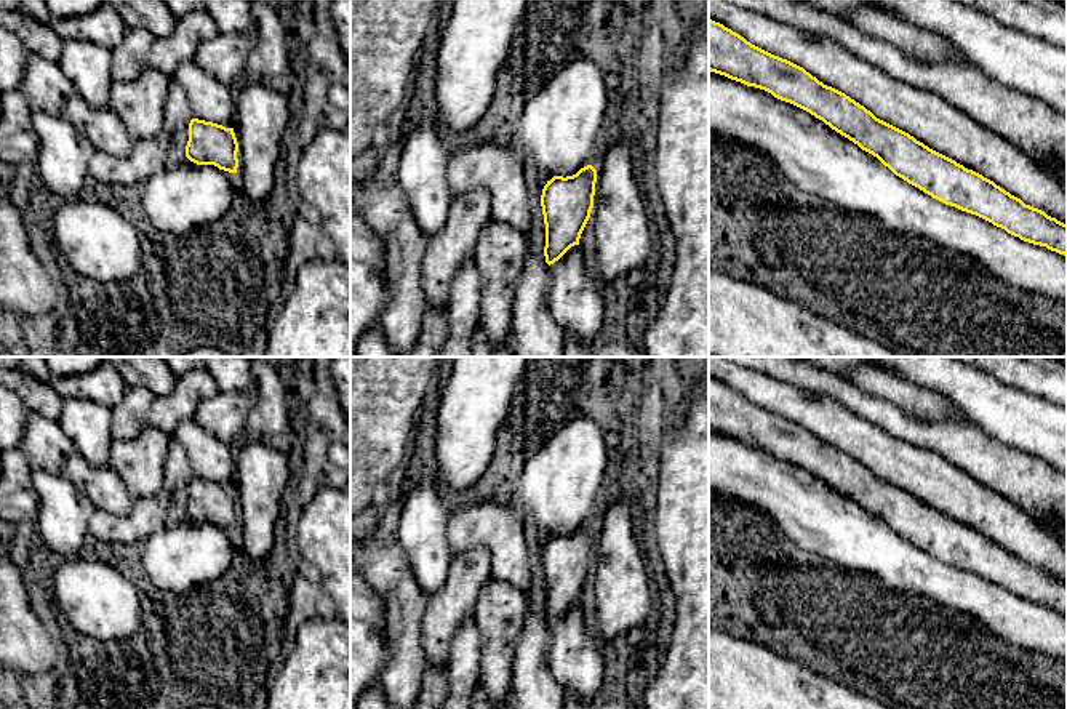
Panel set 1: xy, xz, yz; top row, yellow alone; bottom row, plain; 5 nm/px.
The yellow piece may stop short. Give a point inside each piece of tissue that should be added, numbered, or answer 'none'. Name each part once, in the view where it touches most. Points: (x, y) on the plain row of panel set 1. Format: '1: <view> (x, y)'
none

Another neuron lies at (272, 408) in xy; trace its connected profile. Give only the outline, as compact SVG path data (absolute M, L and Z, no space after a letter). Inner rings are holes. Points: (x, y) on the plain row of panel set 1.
M251 360L253 407L246 418L246 434L254 440L267 440L275 434L294 434L293 400L280 378L280 365L267 360Z

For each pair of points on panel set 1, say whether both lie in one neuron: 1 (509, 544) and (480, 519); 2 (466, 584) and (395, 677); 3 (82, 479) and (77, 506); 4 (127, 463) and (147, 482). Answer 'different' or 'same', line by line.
1: same
2: different
3: different
4: same

